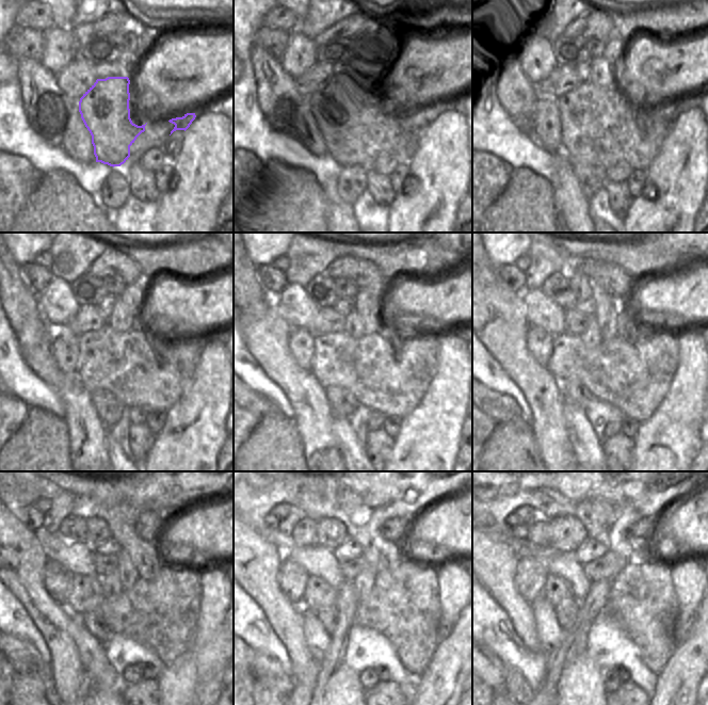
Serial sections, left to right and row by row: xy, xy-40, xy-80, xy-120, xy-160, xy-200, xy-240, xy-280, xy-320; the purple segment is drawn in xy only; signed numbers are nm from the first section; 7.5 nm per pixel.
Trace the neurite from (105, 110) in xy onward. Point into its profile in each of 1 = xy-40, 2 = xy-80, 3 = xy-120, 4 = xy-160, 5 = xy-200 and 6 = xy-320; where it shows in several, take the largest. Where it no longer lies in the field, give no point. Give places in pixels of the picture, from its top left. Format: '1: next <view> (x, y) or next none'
1: next xy-40 (358, 129)
2: next xy-80 (599, 126)
3: next xy-120 (143, 370)
4: next xy-160 (389, 375)
5: next xy-200 (634, 378)
6: next xy-320 (642, 598)

